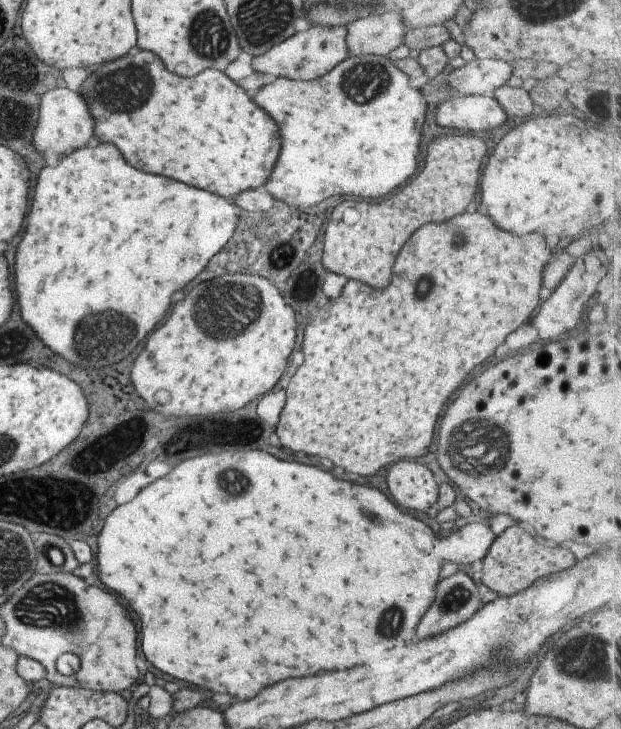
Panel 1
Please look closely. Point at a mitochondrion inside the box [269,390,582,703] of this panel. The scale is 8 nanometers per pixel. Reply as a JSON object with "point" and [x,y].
{"point":[478,445]}

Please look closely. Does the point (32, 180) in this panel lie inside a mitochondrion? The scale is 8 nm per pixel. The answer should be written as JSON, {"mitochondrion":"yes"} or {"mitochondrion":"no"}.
{"mitochondrion":"no"}

